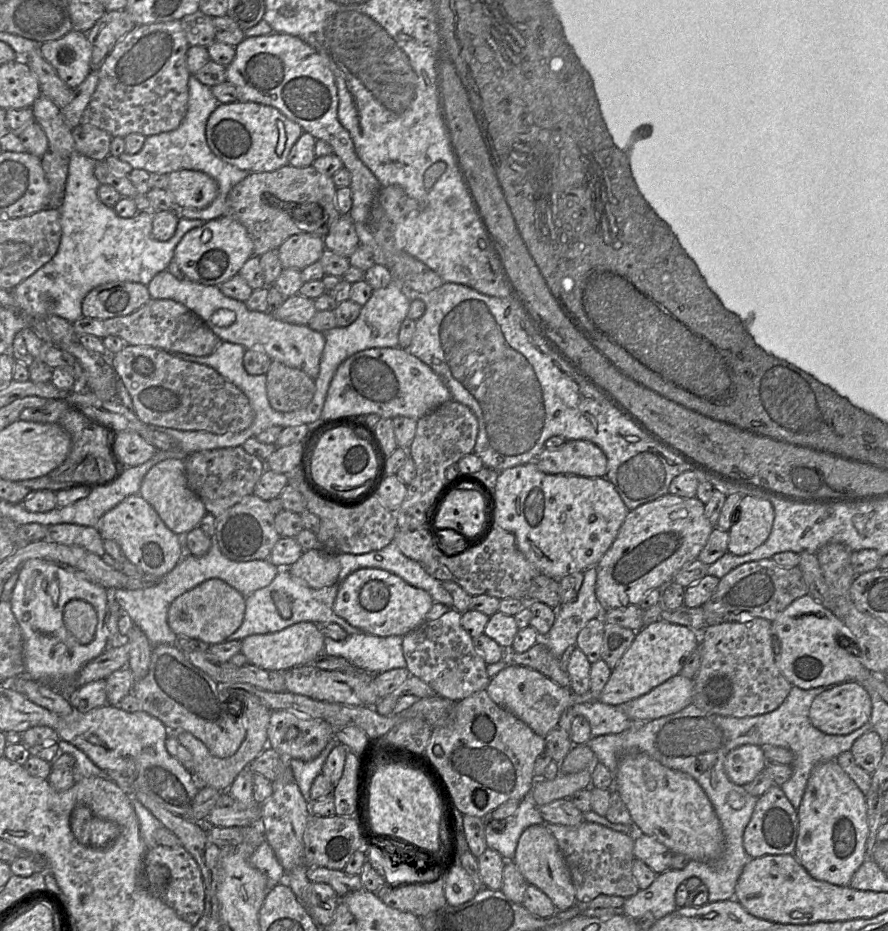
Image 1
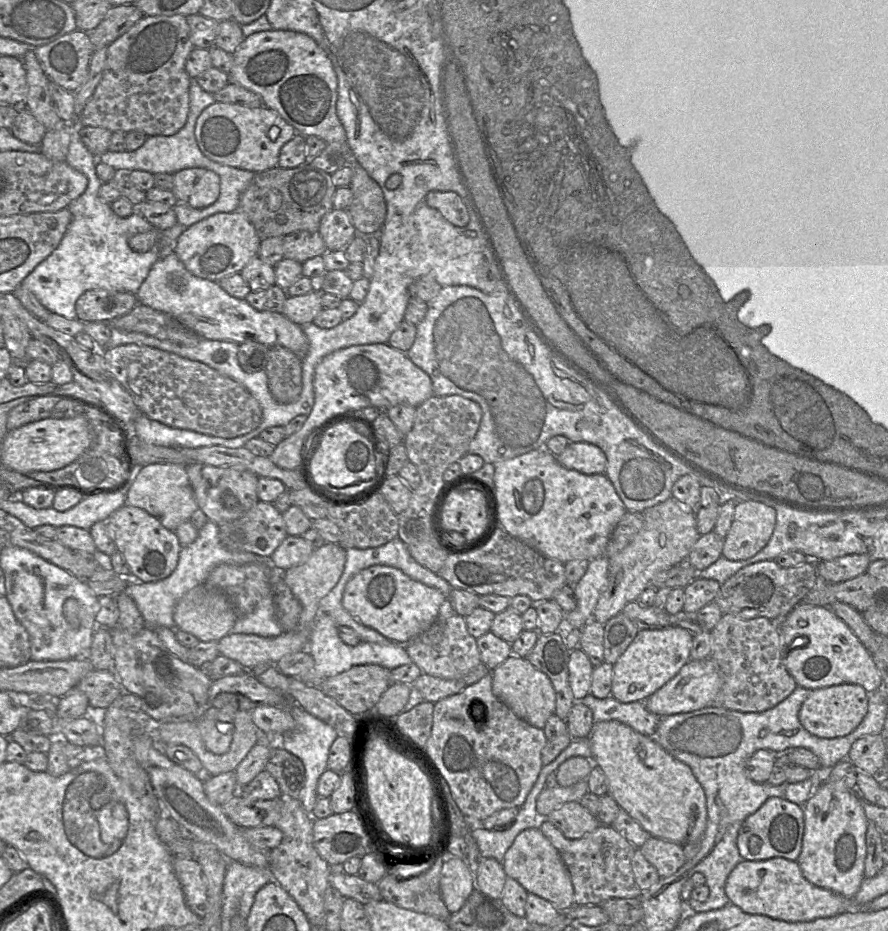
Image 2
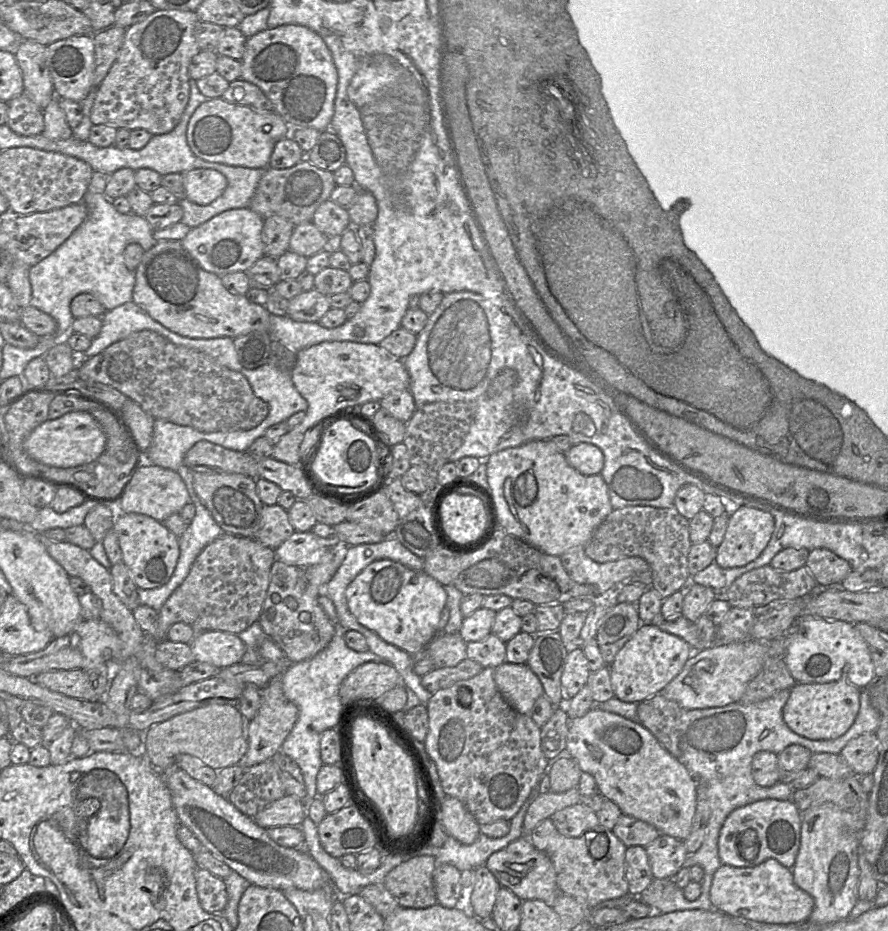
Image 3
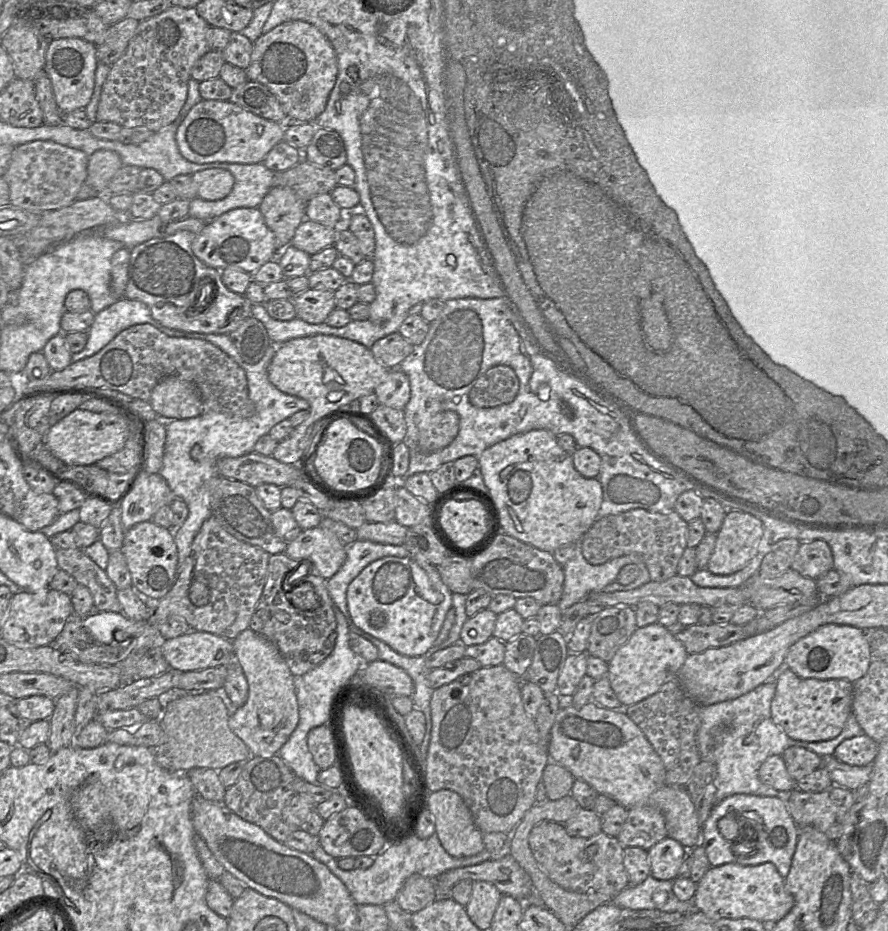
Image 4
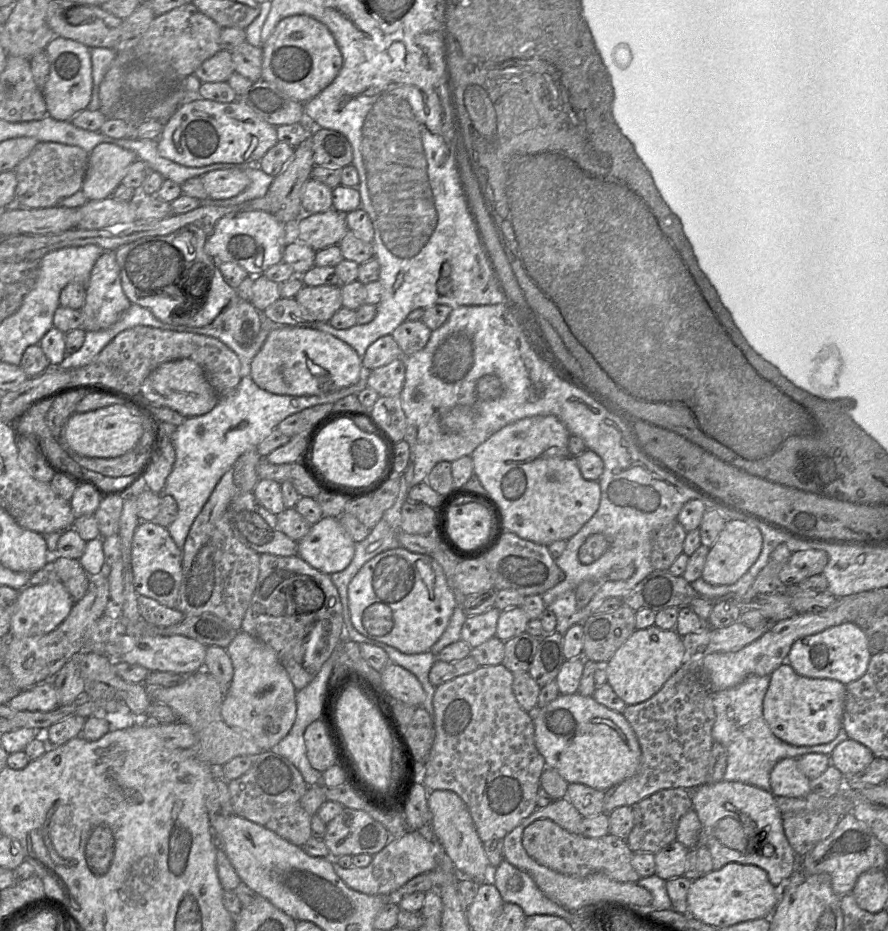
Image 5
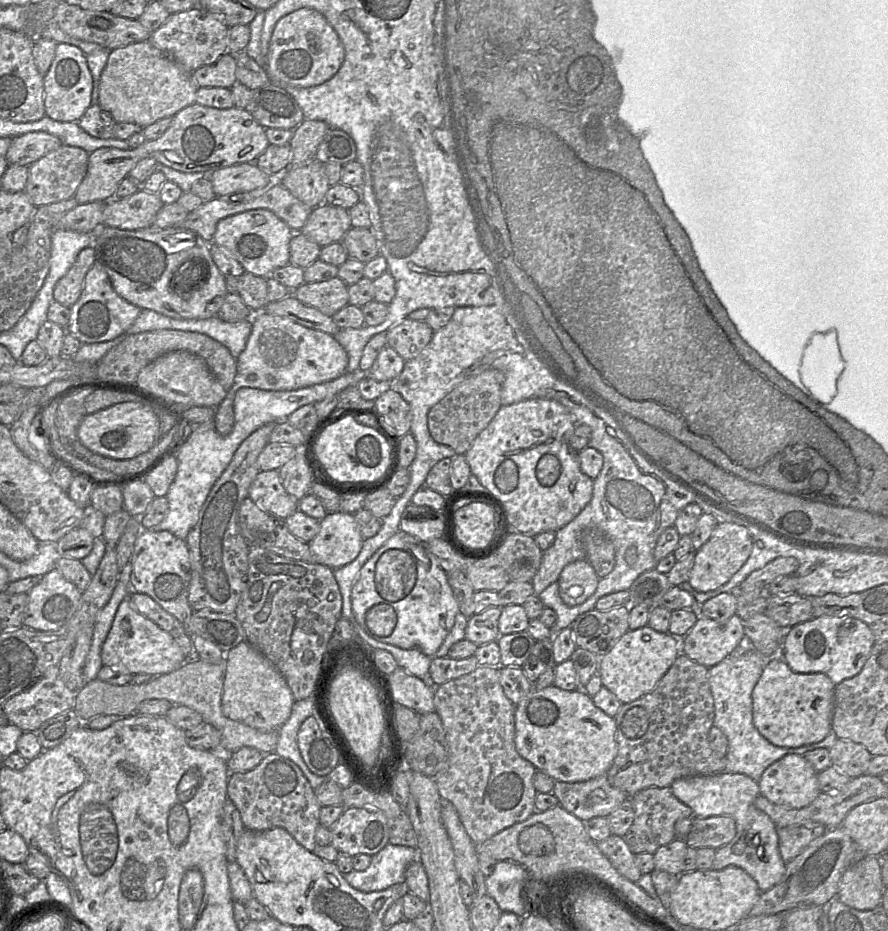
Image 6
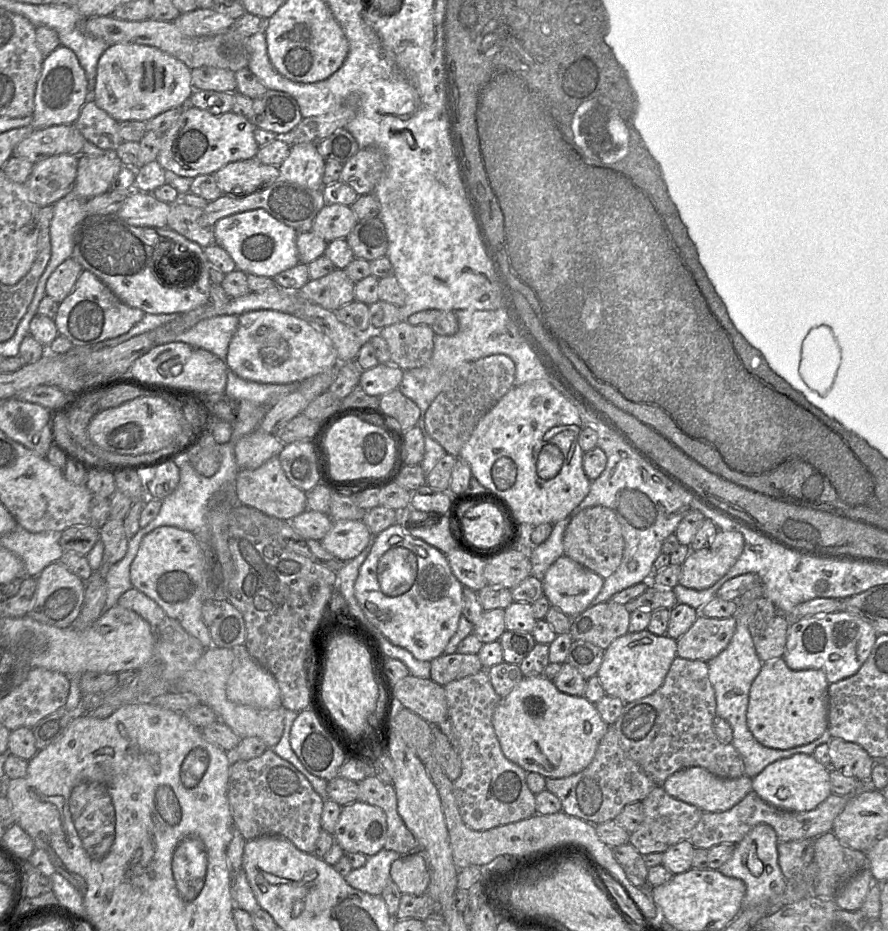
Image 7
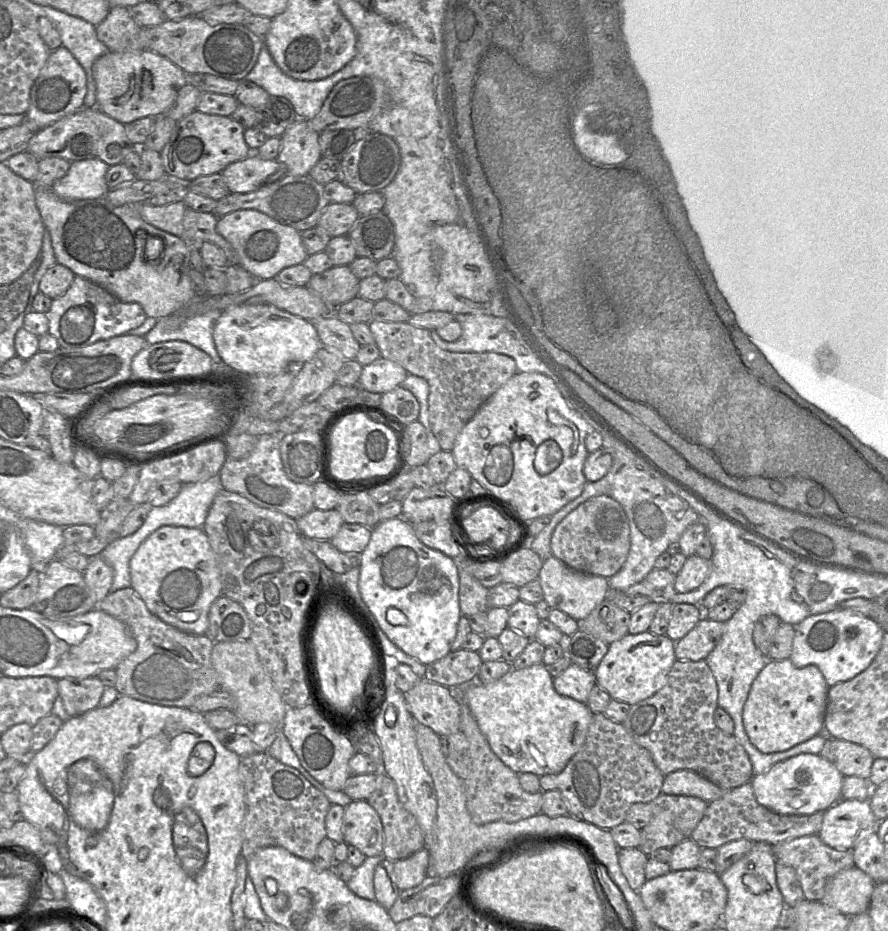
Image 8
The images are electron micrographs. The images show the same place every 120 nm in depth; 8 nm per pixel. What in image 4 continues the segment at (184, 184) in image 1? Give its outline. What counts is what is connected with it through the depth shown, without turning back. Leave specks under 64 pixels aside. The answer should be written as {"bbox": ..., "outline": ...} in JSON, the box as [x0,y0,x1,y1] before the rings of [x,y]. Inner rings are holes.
{"bbox":[192,168,235,201],"outline":[[[222,168],[201,170],[192,175],[198,197],[208,201],[222,200],[232,191],[235,179]]]}

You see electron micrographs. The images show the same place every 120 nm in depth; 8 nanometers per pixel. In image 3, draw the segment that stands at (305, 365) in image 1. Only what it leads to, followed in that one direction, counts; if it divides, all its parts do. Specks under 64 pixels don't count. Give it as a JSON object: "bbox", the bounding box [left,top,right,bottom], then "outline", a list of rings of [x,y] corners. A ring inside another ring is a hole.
{"bbox":[132,240,271,339],"outline":[[[178,240],[158,241],[144,252],[135,270],[132,302],[167,329],[188,338],[230,337],[235,339],[253,331],[269,331],[271,314],[266,307],[250,302],[245,295],[230,293],[224,287],[221,278],[204,270],[199,262],[184,248],[182,242]]]}

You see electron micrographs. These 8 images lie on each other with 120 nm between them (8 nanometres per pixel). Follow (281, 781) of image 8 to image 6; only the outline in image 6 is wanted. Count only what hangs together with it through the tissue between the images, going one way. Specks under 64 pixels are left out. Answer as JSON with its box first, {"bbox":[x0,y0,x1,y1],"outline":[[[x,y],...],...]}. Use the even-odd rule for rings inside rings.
{"bbox":[227,751,322,851],"outline":[[[275,751],[264,753],[260,764],[250,771],[230,773],[227,783],[228,799],[239,811],[245,829],[264,831],[284,828],[309,851],[316,847],[315,834],[320,825],[322,807],[314,790],[300,768]]]}

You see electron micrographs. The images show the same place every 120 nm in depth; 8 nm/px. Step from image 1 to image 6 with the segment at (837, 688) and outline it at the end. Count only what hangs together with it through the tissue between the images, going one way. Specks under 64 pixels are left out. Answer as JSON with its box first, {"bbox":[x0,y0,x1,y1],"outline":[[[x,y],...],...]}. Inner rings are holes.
{"bbox":[752,658,835,748],"outline":[[[773,658],[765,665],[752,693],[754,725],[777,747],[799,748],[818,743],[832,729],[835,687],[824,673],[795,673],[783,658]]]}

